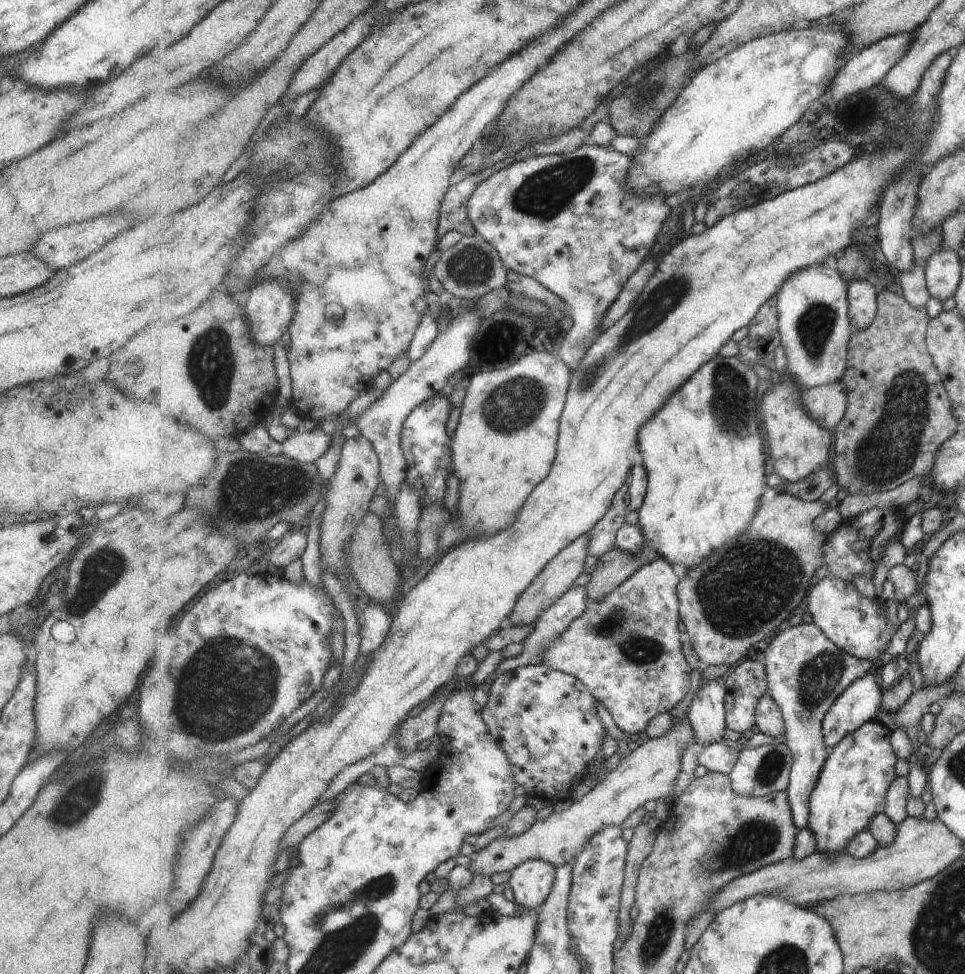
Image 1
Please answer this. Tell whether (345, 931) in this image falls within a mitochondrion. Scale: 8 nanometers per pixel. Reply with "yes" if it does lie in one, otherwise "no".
yes

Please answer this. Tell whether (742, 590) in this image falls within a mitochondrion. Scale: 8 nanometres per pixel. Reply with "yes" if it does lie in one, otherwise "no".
yes

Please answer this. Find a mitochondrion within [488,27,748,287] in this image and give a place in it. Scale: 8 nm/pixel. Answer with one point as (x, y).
(542, 195)

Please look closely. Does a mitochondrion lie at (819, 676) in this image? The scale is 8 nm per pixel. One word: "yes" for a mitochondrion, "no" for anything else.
yes

